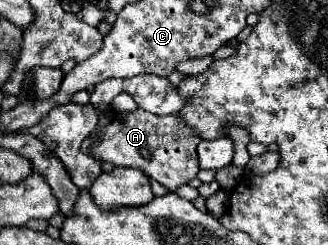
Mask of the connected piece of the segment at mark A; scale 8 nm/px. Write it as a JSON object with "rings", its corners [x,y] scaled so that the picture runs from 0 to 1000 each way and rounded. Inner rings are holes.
{"rings":[[[448,453],[351,461],[338,502],[302,551],[302,584],[277,600],[277,633],[302,657],[338,657],[363,682],[430,690],[448,722],[485,739],[509,780],[534,780],[570,755],[607,706],[607,657],[595,600],[607,559],[582,551],[540,469],[460,469]]]}

